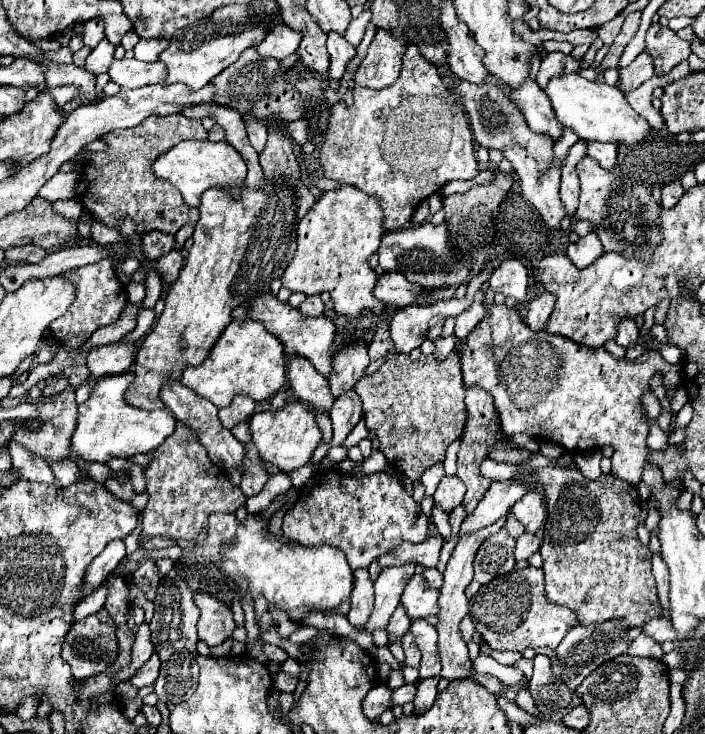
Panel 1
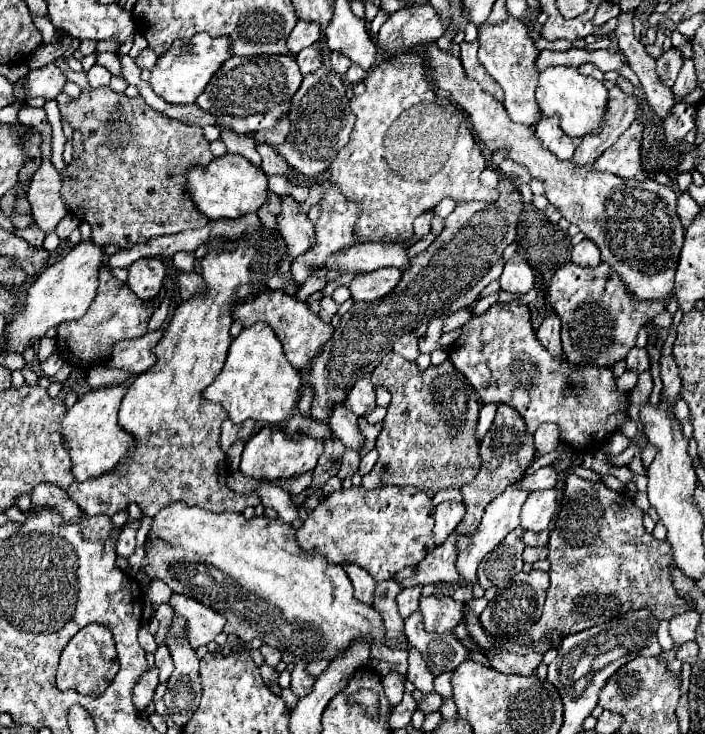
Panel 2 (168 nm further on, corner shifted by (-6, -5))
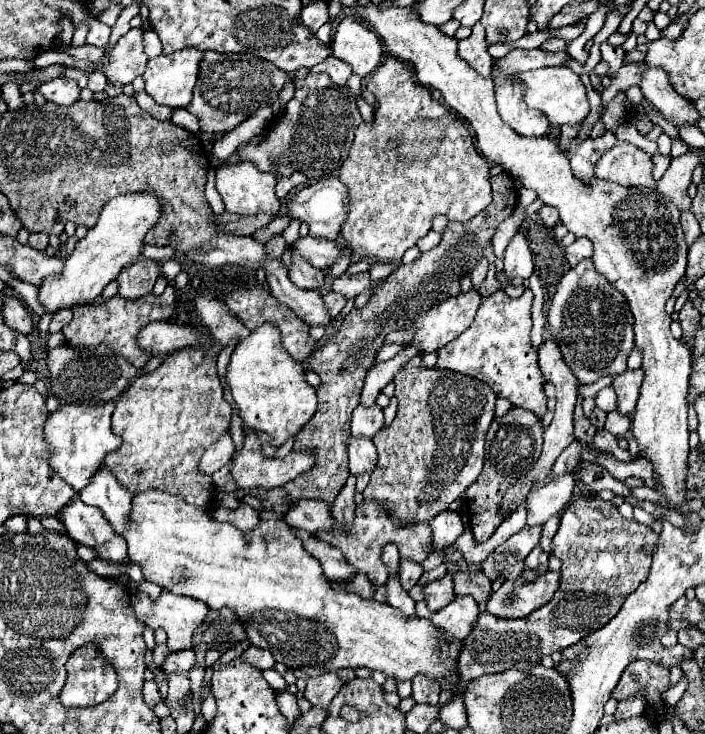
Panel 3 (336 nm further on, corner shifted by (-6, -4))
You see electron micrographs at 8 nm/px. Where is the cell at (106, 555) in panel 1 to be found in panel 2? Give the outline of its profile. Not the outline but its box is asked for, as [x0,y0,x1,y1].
[117,523,139,559]

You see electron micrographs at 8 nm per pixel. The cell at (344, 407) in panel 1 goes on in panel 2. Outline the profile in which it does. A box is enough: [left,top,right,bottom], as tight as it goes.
[339,449,359,479]

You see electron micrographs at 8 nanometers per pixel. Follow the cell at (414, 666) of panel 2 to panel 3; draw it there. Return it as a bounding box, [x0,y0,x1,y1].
[413,676,441,704]

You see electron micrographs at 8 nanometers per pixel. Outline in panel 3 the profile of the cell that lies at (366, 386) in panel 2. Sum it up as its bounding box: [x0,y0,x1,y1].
[351,406,383,438]

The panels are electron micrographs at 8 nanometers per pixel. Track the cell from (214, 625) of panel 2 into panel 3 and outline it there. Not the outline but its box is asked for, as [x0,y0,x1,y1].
[129,590,209,652]

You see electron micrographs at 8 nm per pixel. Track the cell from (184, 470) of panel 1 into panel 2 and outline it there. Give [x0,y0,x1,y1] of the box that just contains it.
[67,225,289,517]

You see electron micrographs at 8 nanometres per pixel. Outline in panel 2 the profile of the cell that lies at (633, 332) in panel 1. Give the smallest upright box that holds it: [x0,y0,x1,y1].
[625,347,649,373]

